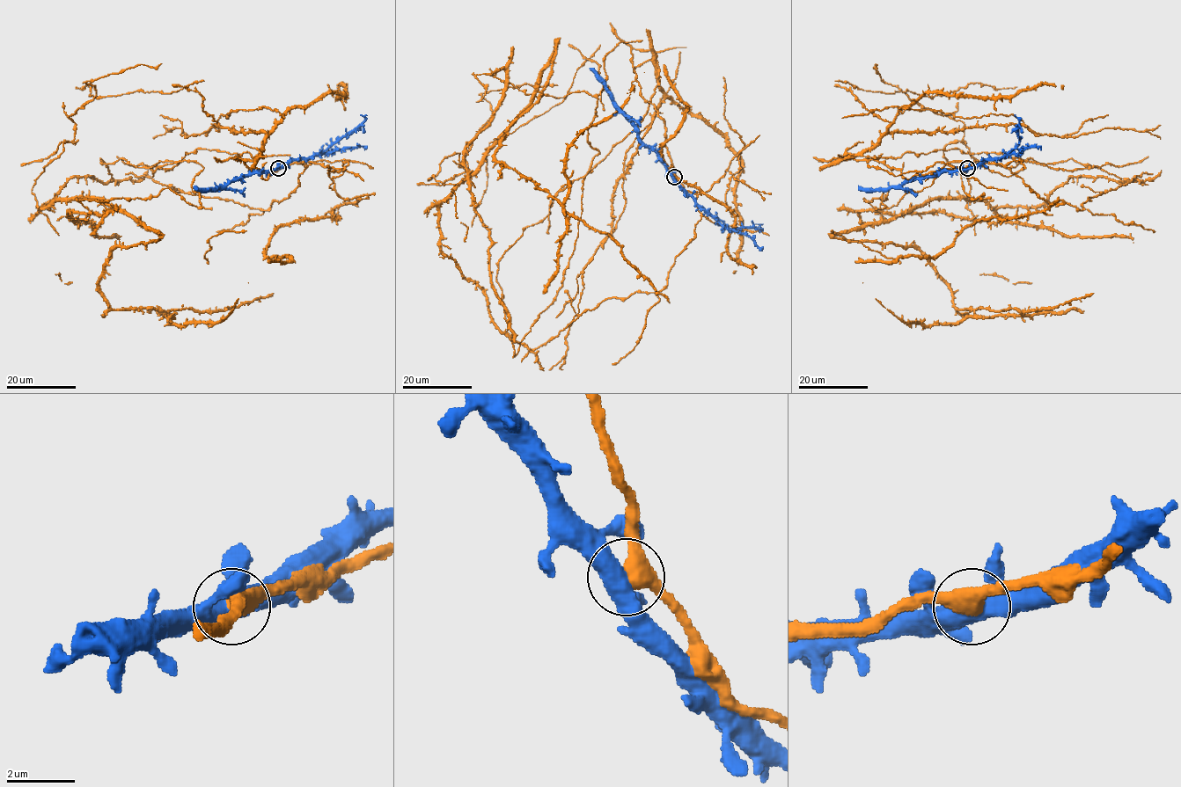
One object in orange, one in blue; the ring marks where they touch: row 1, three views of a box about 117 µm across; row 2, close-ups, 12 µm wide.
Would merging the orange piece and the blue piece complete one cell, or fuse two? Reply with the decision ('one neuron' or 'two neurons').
two neurons

